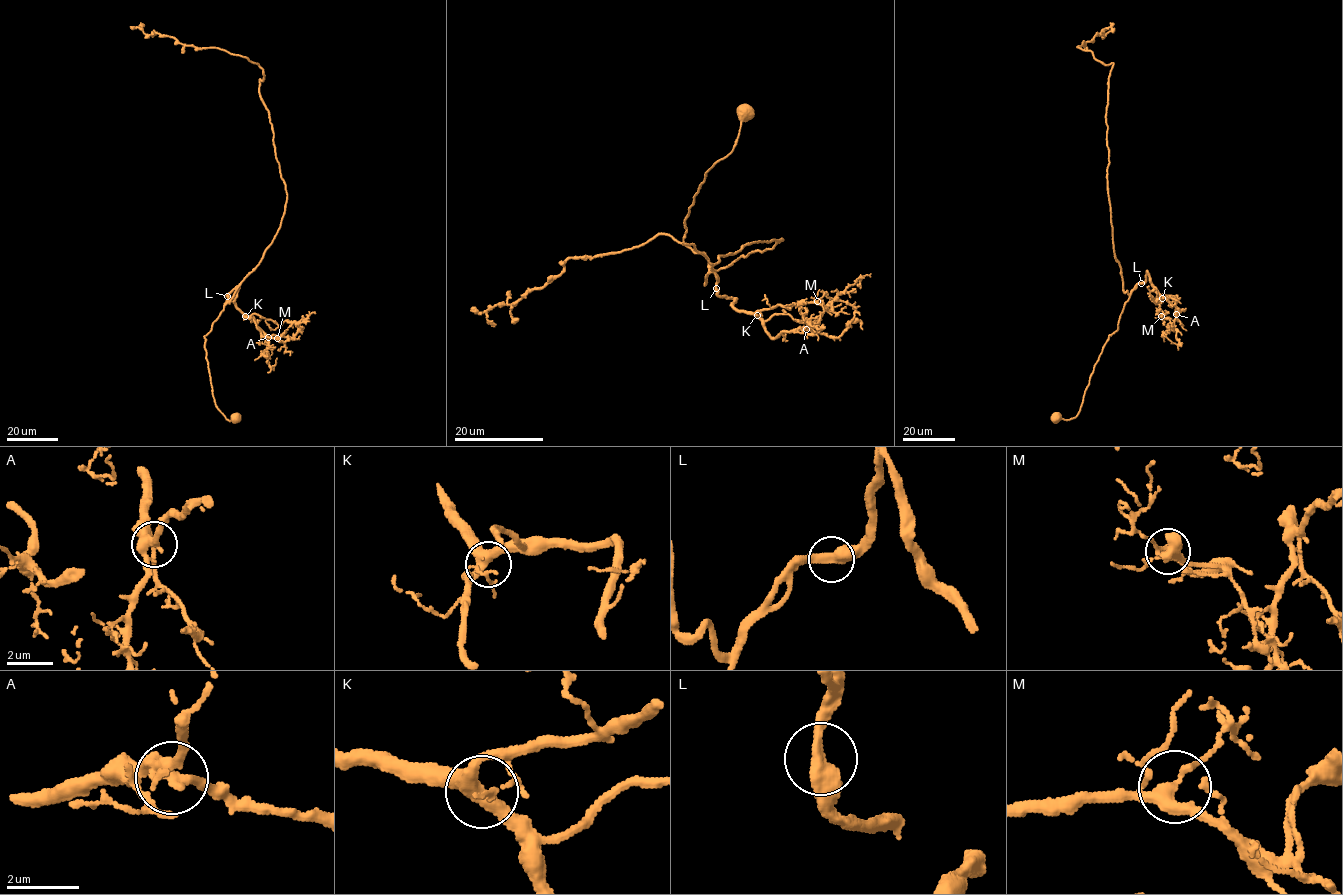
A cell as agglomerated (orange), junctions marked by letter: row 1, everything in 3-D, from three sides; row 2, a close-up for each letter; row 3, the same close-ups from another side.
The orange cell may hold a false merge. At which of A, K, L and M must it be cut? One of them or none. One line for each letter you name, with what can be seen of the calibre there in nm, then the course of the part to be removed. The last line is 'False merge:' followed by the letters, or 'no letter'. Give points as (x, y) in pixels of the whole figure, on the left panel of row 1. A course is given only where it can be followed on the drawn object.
False merge: no letter

